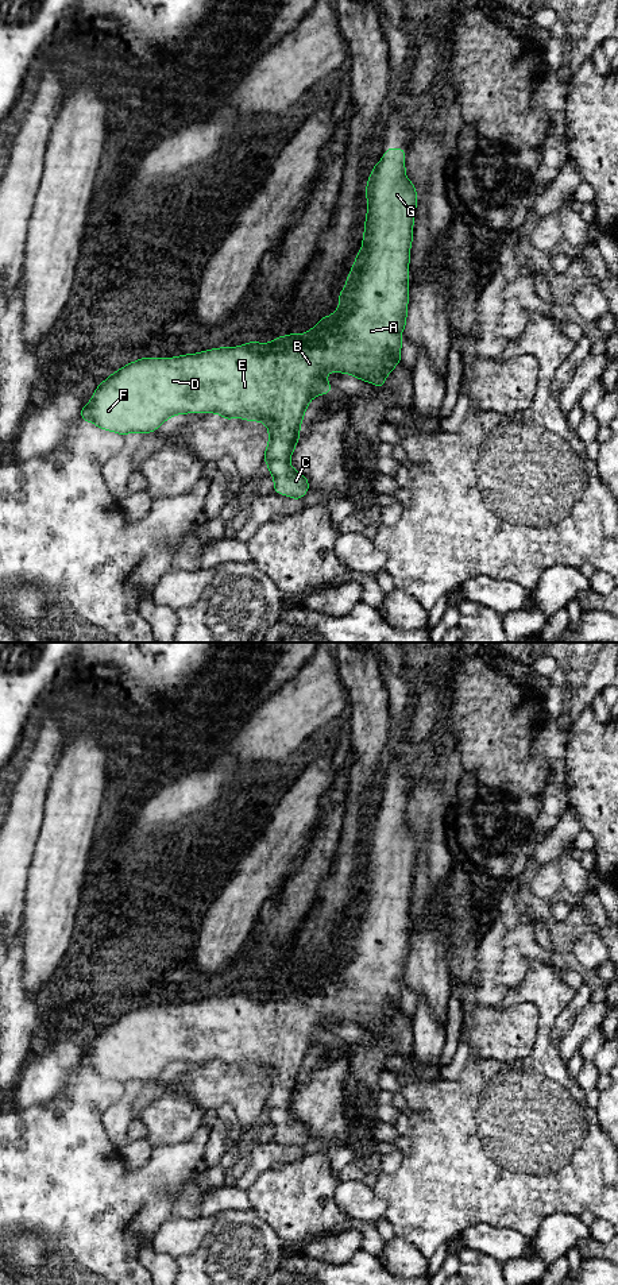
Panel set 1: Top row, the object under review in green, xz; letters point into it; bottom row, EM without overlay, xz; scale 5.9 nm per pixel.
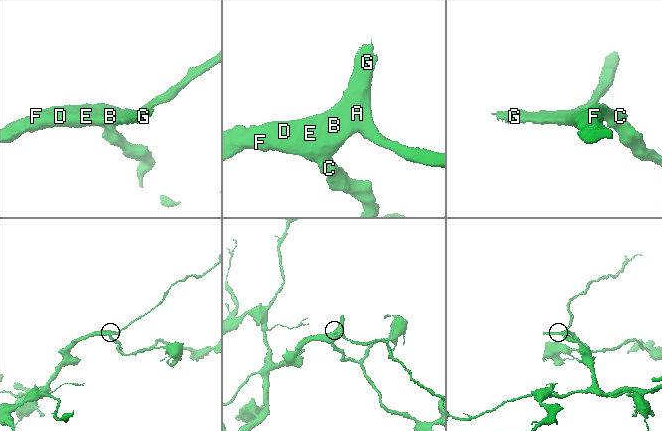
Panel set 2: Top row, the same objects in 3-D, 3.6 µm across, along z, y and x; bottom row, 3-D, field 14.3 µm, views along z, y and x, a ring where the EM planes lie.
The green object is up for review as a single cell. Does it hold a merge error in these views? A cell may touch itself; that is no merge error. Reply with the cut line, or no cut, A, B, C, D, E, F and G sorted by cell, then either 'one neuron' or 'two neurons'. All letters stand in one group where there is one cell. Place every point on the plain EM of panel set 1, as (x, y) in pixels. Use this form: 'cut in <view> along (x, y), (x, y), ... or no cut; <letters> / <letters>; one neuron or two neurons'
no cut; A B C D E F G; one neuron

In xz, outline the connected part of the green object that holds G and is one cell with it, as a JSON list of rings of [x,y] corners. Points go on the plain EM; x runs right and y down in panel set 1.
[[[389,795],[381,810],[374,813],[366,834],[367,865],[363,895],[339,942],[340,954],[332,964],[322,965],[304,983],[277,984],[267,992],[250,989],[232,996],[220,995],[175,1006],[138,1007],[97,1034],[89,1051],[81,1054],[82,1069],[90,1069],[101,1077],[123,1084],[130,1080],[151,1081],[169,1065],[185,1061],[219,1061],[225,1068],[239,1065],[262,1069],[269,1076],[269,1093],[263,1110],[269,1112],[269,1122],[274,1124],[273,1139],[296,1149],[302,1146],[309,1138],[309,1130],[304,1122],[291,1116],[290,1104],[298,1091],[300,1074],[310,1047],[335,1038],[328,1031],[327,1020],[345,1020],[364,1030],[372,1030],[376,1035],[385,1035],[386,1024],[401,1010],[401,980],[408,972],[409,908],[417,853],[414,831],[405,825],[405,803],[406,798]]]

